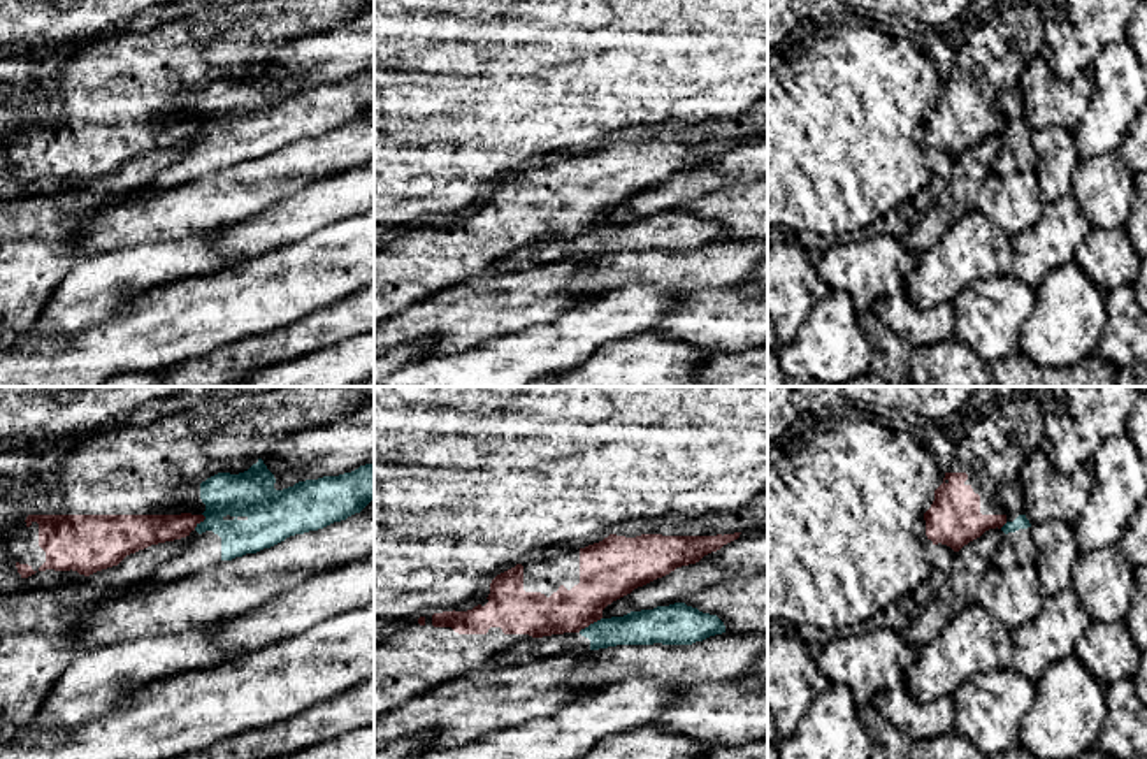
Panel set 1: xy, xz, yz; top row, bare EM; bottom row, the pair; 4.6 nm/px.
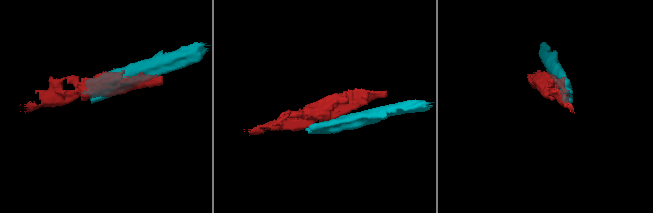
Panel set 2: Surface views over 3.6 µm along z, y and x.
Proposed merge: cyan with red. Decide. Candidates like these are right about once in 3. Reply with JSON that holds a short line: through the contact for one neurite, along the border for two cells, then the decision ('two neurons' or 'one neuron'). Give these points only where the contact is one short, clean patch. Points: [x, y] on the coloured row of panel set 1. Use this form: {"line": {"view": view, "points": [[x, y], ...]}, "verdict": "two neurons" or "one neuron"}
{"verdict": "two neurons"}

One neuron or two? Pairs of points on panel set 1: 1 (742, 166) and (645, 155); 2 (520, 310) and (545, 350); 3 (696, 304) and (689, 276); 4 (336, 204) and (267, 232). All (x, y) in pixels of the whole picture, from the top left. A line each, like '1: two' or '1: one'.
1: two
2: two
3: two
4: one

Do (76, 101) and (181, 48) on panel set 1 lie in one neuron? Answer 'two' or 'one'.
one

